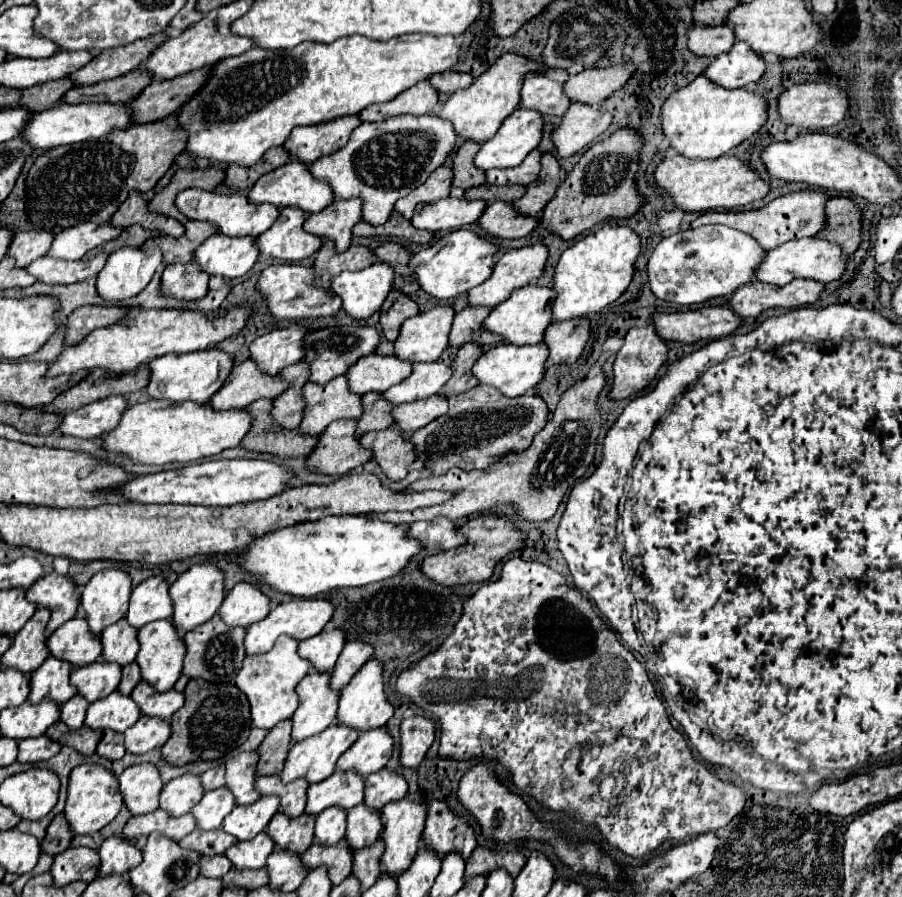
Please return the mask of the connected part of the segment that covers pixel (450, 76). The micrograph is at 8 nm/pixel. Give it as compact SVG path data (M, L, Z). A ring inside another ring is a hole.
M448 70L448 72L442 72L442 74L430 76L430 84L438 92L442 92L446 96L450 96L450 94L454 94L458 90L468 88L472 82L474 82L474 78L470 74L462 74L462 72L454 72L454 70Z

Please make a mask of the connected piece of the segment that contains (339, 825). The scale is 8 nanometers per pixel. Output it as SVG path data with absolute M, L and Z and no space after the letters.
M326 808L316 816L316 842L336 844L344 838L346 832L346 810L344 808Z

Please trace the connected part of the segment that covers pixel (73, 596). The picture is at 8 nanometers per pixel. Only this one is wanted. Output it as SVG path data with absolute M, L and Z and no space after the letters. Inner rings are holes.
M50 572L42 576L32 588L26 590L26 598L38 606L50 608L52 616L48 622L48 632L52 634L62 622L68 622L78 614L80 596L76 594L76 582L70 576L60 576Z

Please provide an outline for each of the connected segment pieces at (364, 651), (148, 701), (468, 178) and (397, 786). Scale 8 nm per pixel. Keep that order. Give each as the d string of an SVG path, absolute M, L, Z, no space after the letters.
M358 640L346 642L346 646L336 662L336 668L332 670L332 688L334 690L346 688L346 684L352 680L352 676L364 666L364 662L368 662L372 652L374 652L374 648L370 644L364 644Z
M140 682L132 690L132 700L138 702L142 714L170 720L170 716L184 706L186 698L184 698L184 692L176 692L174 688L168 692L158 692L154 686Z
M468 140L458 154L454 154L454 186L460 186L464 190L472 186L480 186L486 182L486 172L474 166L474 156L478 154L480 144Z
M382 768L366 778L364 802L372 808L382 810L388 802L404 798L406 792L408 792L408 782L394 770Z

